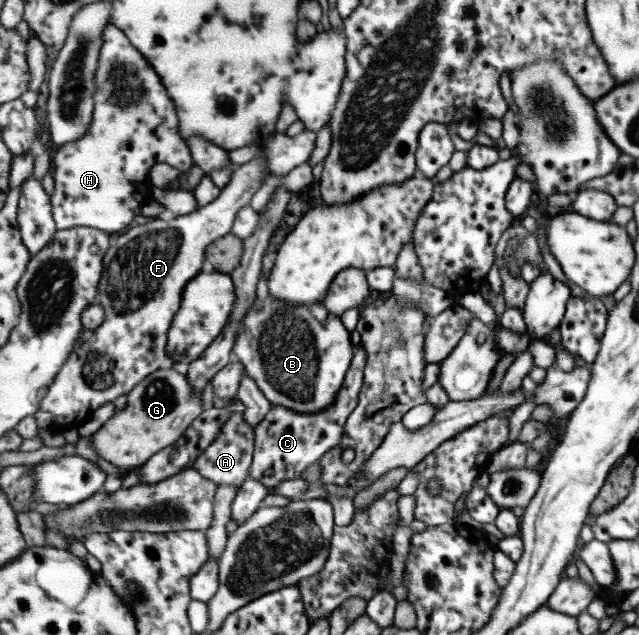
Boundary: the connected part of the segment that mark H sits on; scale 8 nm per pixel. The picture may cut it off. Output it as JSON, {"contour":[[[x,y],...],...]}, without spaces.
{"contour":[[[113,24],[105,29],[103,48],[95,73],[95,110],[92,124],[86,136],[67,145],[59,145],[52,160],[52,175],[55,182],[52,194],[52,210],[58,230],[89,226],[109,233],[127,230],[133,218],[141,215],[141,209],[153,200],[151,168],[165,162],[181,172],[189,172],[196,165],[190,146],[182,138],[177,118],[177,106],[167,96],[159,74],[143,58],[143,54],[131,44],[123,30]]]}

